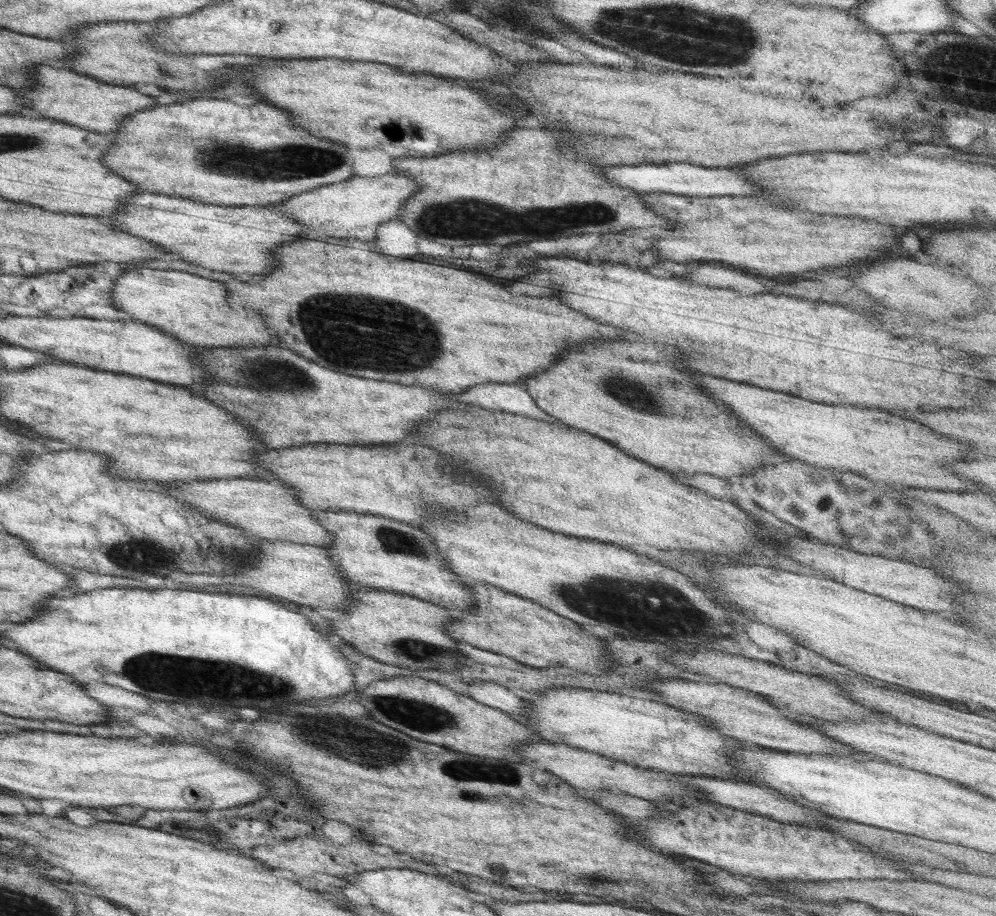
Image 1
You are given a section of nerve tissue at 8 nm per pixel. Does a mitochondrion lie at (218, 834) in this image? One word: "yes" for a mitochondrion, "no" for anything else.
yes

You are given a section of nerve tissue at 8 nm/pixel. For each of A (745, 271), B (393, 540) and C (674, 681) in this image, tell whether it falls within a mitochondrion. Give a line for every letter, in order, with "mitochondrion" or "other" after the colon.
A: other
B: mitochondrion
C: other

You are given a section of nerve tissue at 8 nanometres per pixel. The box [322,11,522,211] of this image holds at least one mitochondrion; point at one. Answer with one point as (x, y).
(396, 132)

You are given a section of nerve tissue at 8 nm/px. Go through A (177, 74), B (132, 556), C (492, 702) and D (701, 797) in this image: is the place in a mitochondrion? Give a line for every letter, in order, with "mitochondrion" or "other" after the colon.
A: mitochondrion
B: mitochondrion
C: other
D: other

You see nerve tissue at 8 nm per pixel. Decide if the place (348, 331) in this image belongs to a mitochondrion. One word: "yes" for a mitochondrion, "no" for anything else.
yes

